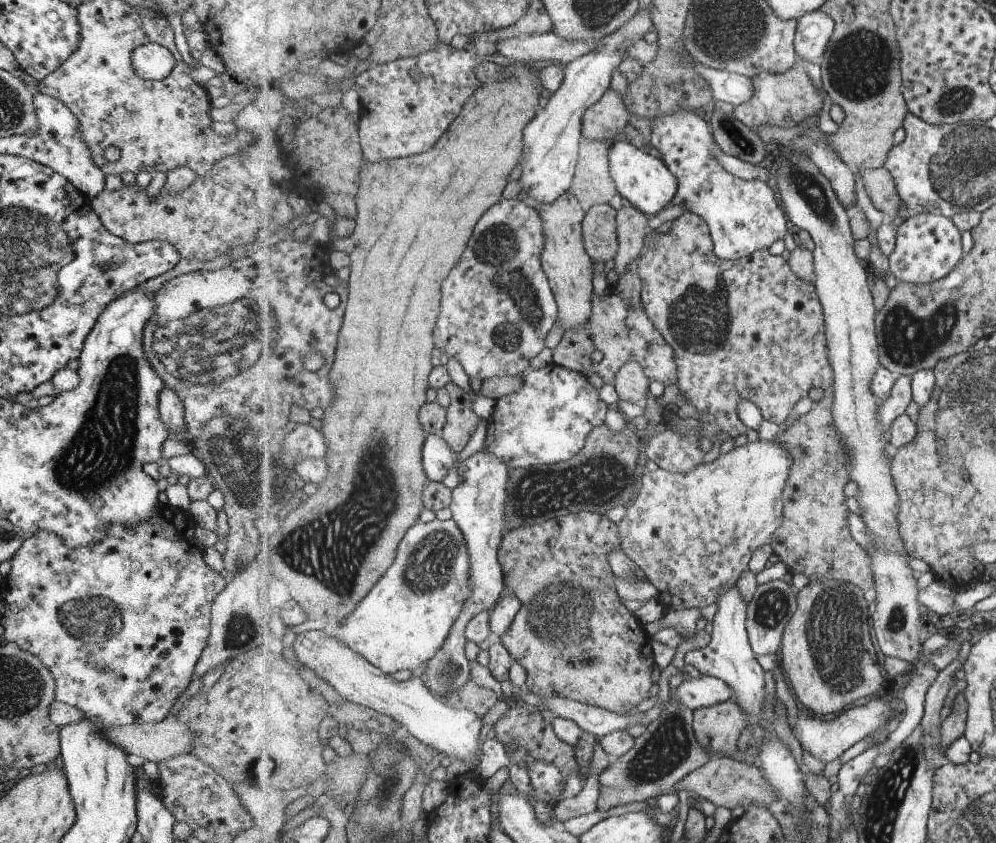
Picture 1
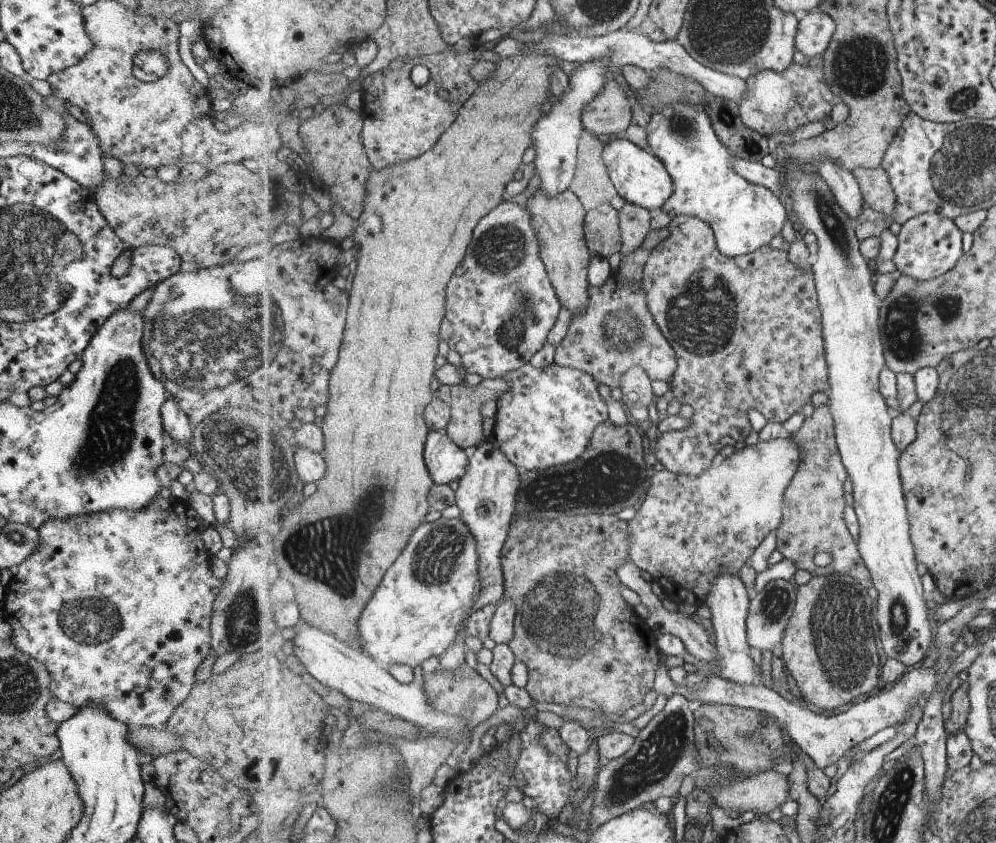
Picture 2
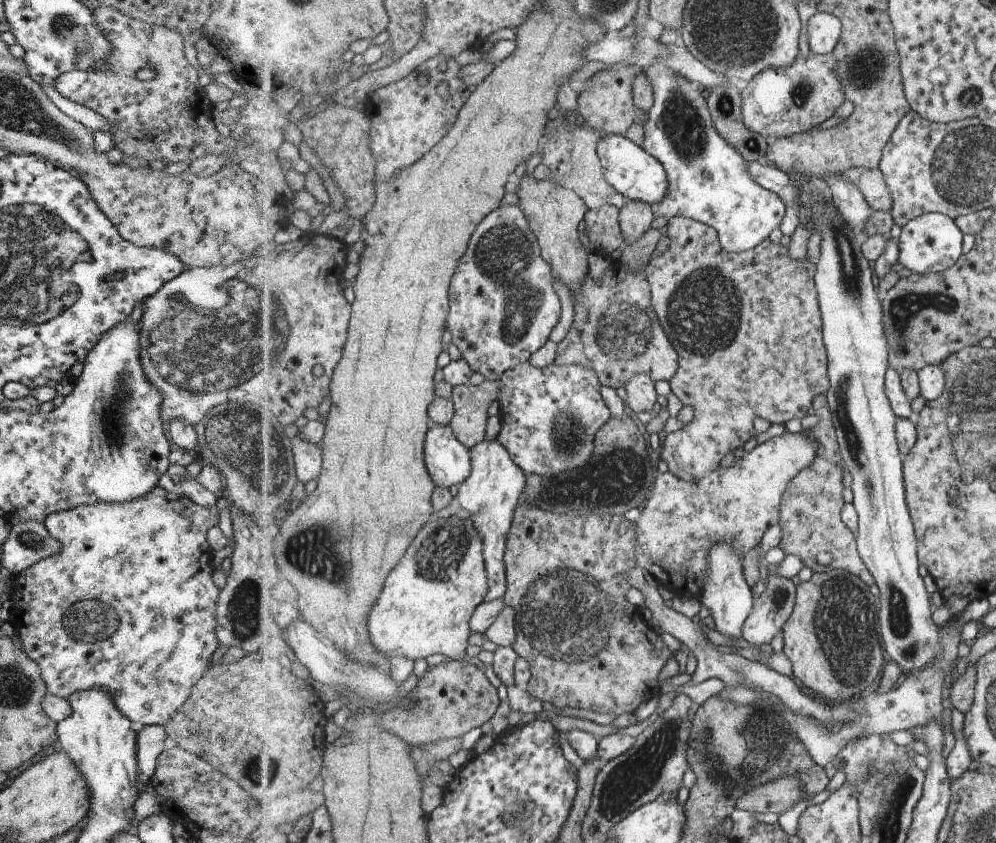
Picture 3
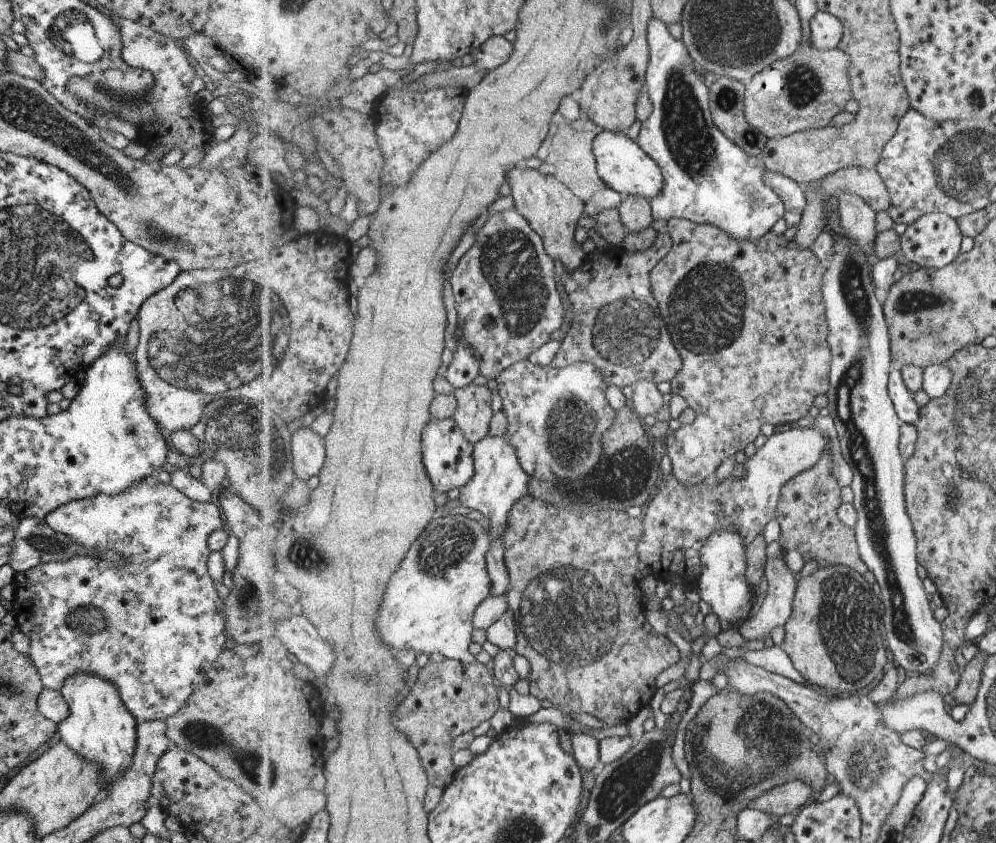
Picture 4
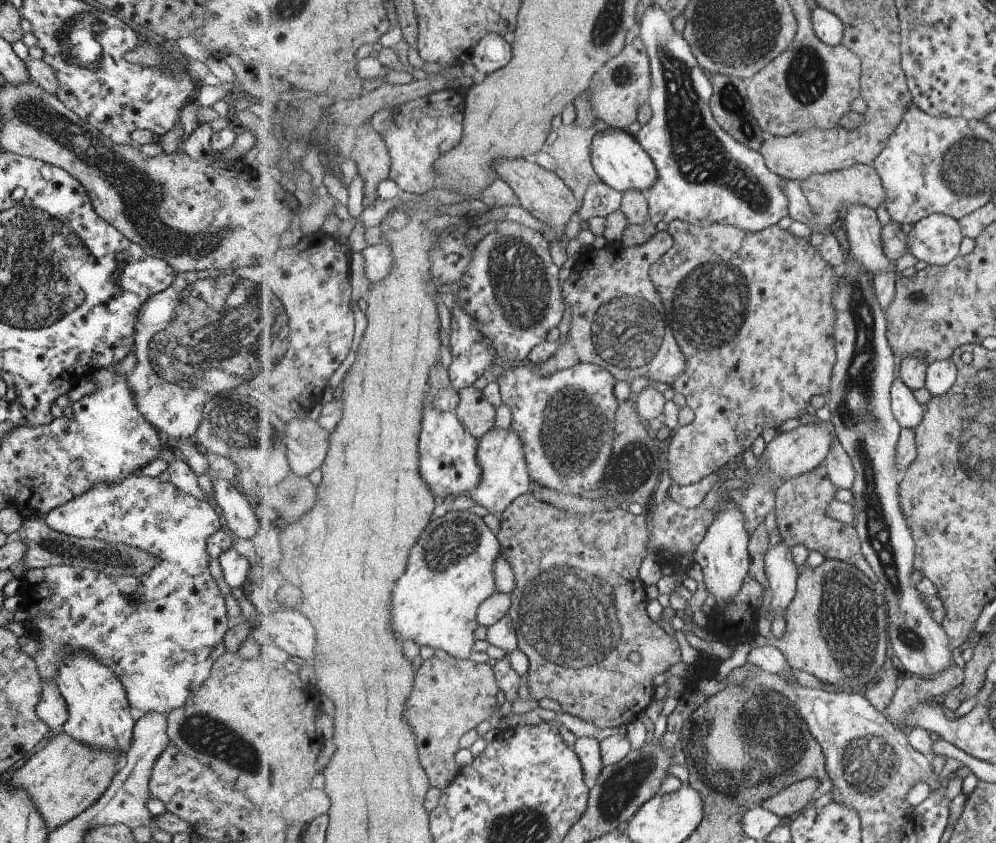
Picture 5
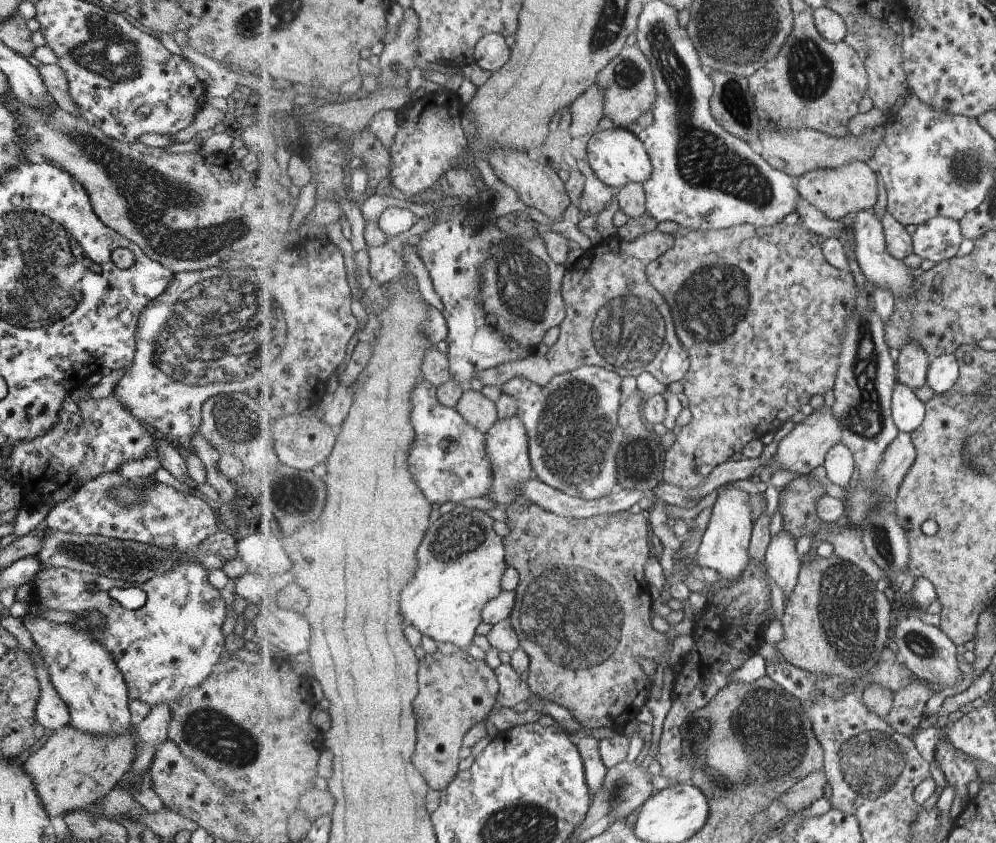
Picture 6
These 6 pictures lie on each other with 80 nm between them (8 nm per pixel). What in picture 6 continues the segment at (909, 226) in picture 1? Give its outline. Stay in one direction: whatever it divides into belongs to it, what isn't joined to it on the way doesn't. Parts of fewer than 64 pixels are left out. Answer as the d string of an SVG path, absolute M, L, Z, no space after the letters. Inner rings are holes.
M937 216L919 224L913 234L913 250L922 259L941 264L956 258L964 235L955 218Z

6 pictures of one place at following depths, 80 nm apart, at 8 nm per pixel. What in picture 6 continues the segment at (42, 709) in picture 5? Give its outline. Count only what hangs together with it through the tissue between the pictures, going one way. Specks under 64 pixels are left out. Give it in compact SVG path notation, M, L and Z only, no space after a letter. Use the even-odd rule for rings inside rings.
M35 644L35 652L29 656L34 664L40 689L40 696L34 709L35 721L45 730L58 731L69 723L68 710L51 685L37 644Z

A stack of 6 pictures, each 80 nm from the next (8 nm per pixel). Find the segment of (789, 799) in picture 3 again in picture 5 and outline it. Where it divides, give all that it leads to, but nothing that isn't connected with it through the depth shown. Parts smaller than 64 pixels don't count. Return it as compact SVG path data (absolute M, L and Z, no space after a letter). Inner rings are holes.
M817 778L798 781L797 784L790 785L776 796L765 800L761 806L779 817L793 816L807 809L811 800L816 800L815 794L818 794L820 782Z

